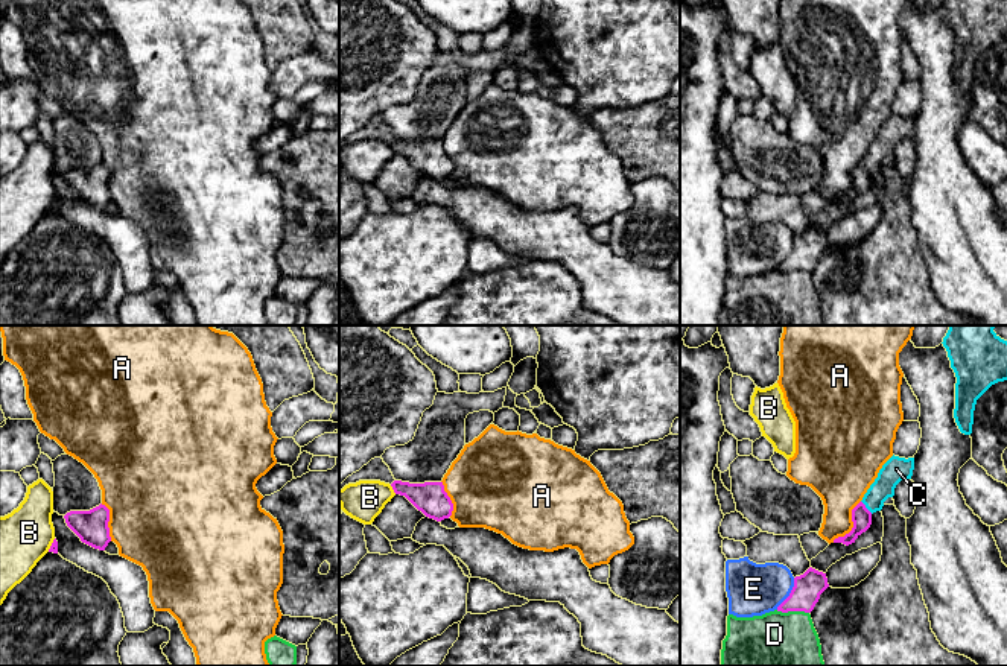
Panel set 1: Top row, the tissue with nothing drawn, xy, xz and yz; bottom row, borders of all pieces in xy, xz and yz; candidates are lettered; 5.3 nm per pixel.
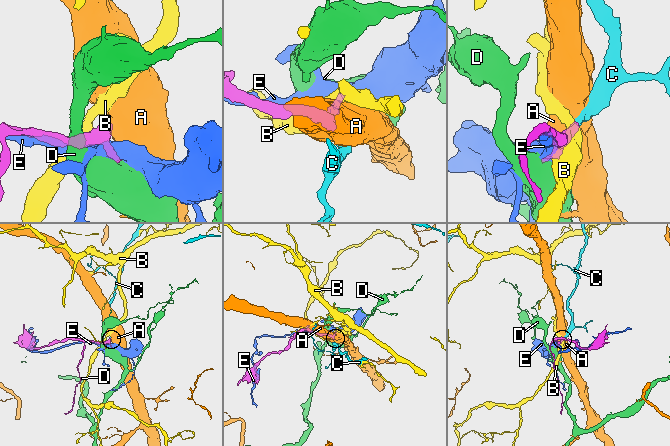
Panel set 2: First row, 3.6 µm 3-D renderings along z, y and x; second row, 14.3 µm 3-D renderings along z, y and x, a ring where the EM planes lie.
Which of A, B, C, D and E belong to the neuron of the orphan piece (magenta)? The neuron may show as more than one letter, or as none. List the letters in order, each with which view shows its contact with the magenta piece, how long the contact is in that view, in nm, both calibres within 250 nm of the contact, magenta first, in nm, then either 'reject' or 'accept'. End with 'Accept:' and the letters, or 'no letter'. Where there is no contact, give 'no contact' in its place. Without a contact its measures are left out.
A: meets magenta in yz; contact 260 nm long; 110 nm thick on the magenta side, 280 nm on the other; reject
B: meets magenta in xz; contact 60 nm long; 170 nm thick on the magenta side, 220 nm on the other; reject
C: meets magenta in yz; contact 90 nm long; 110 nm thick on the magenta side, 130 nm on the other; accept
D: meets magenta in yz; contact 180 nm long; 150 nm thick on the magenta side, 460 nm on the other; reject
E: meets magenta in yz; contact 190 nm long; 150 nm thick on the magenta side, 280 nm on the other; reject
Accept: C

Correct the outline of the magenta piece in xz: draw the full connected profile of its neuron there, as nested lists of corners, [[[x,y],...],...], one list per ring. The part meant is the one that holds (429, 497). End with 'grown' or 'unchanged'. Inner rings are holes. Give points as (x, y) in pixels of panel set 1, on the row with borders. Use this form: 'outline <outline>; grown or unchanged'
outline [[[394,480],[391,487],[395,494],[405,496],[429,519],[441,522],[452,515],[453,503],[444,491],[443,482],[409,484]]]; unchanged

